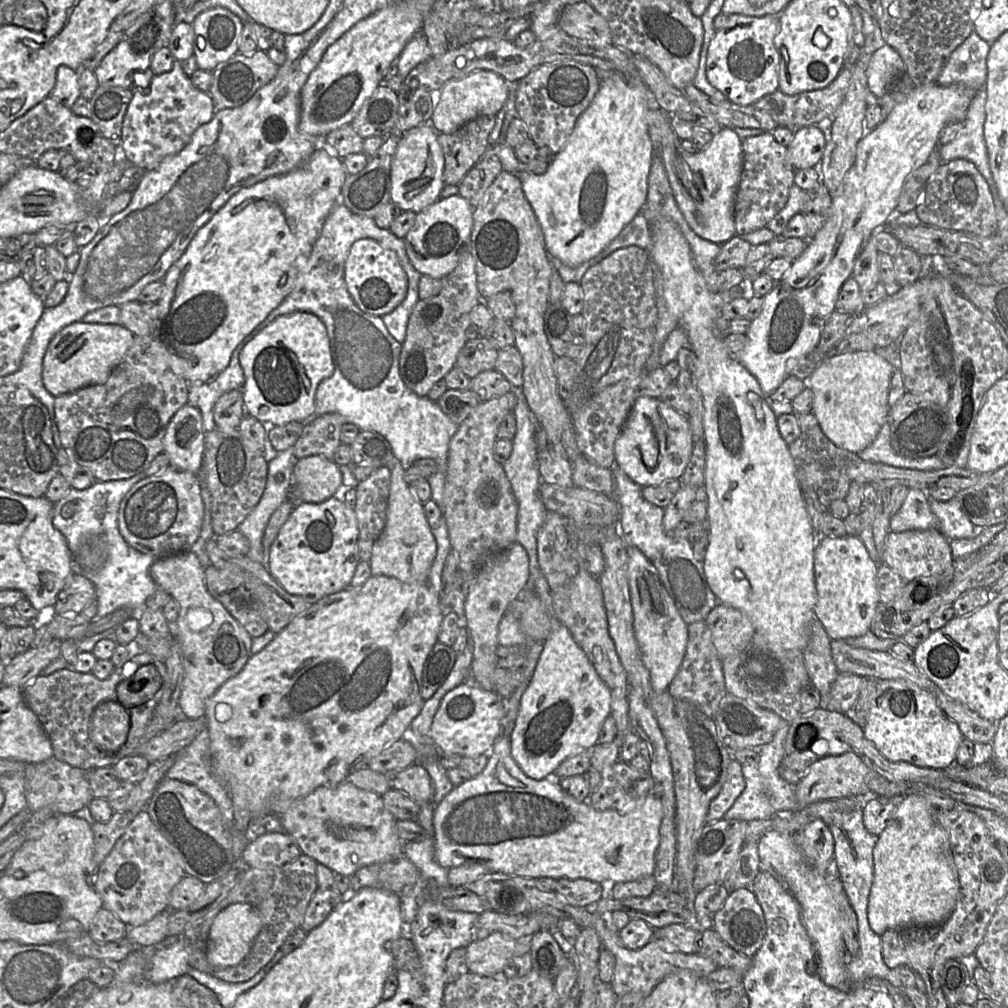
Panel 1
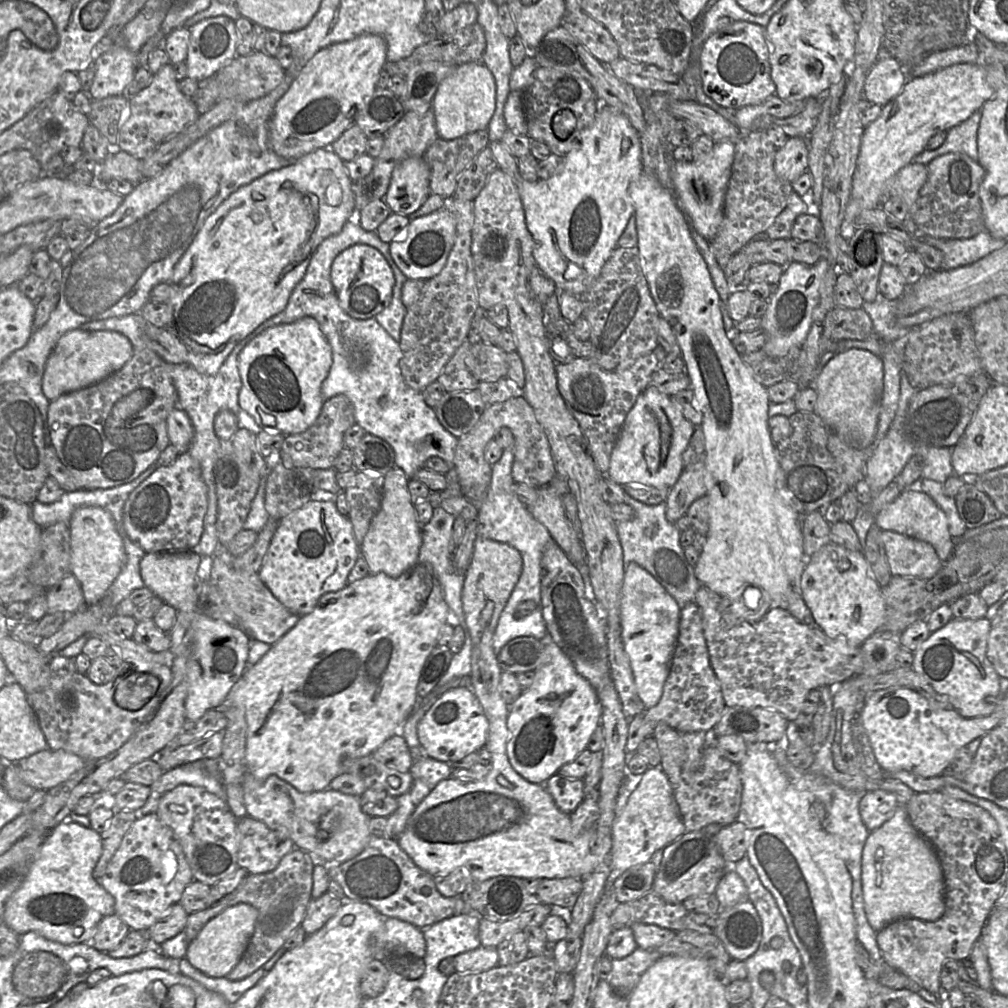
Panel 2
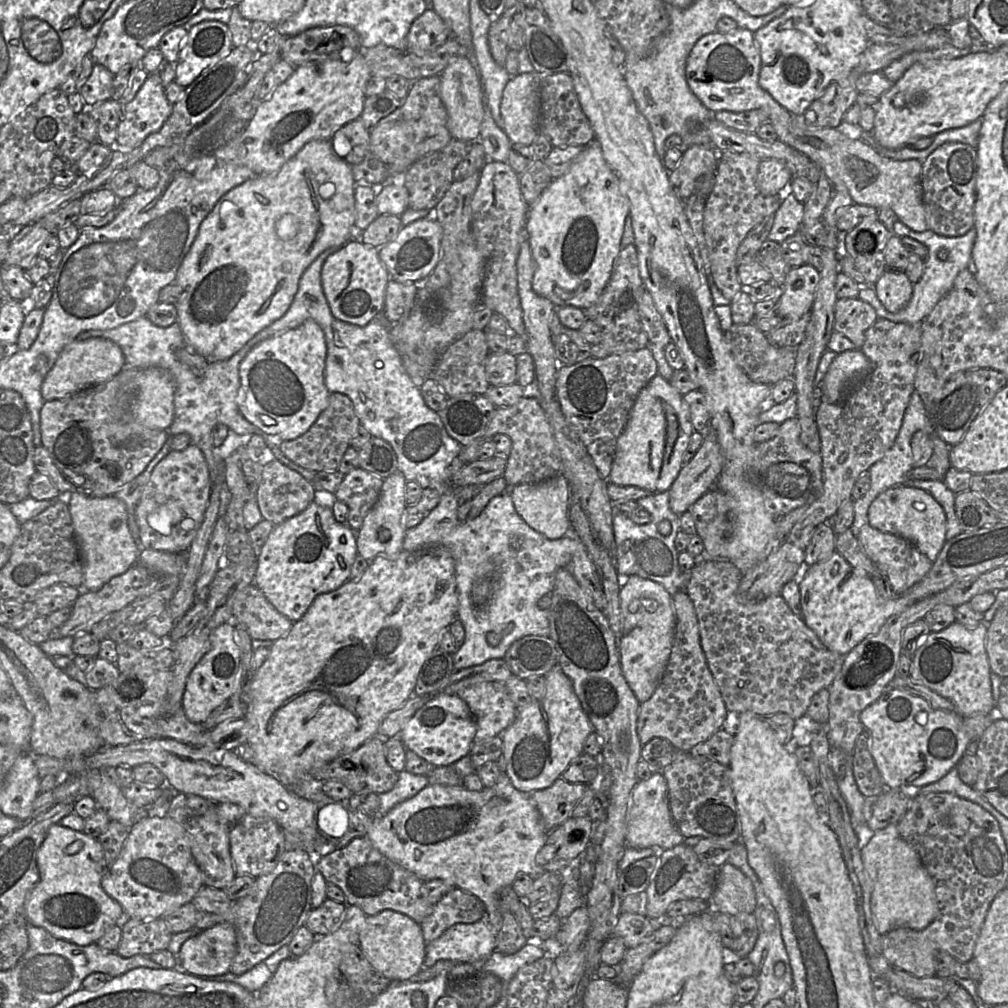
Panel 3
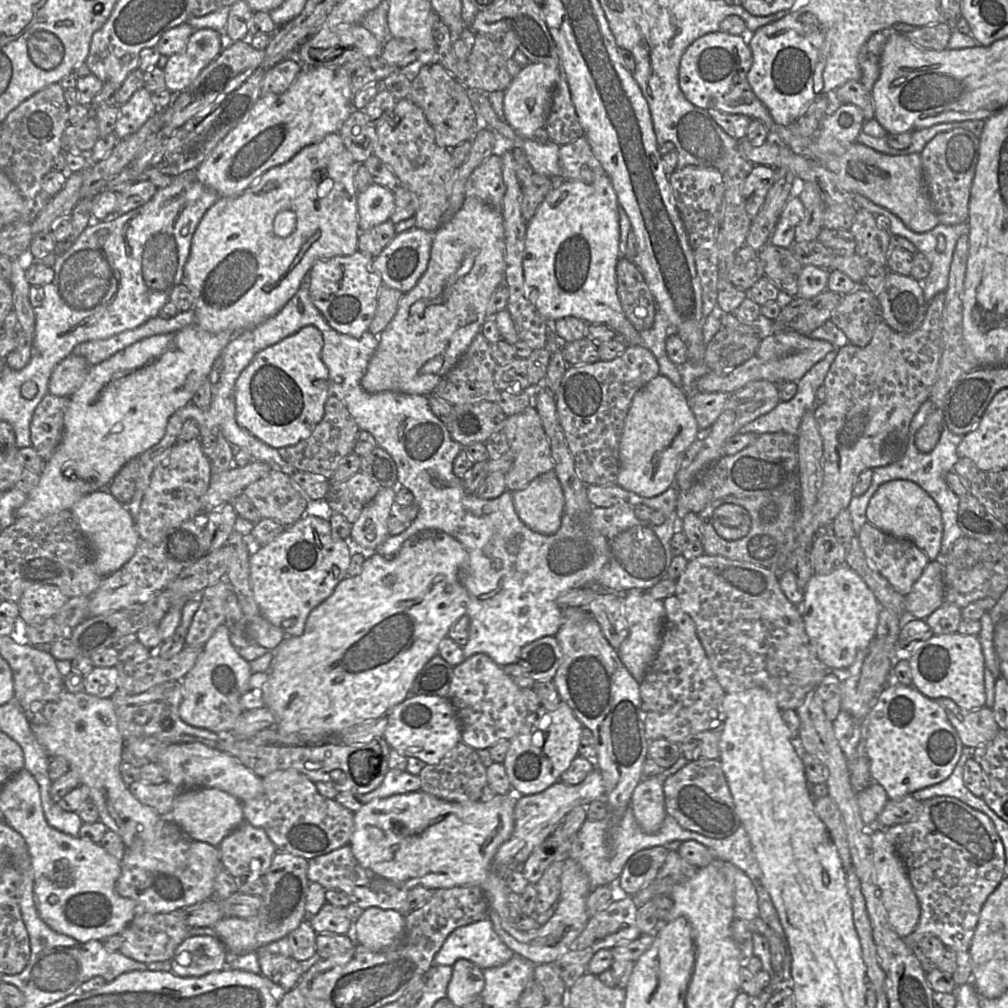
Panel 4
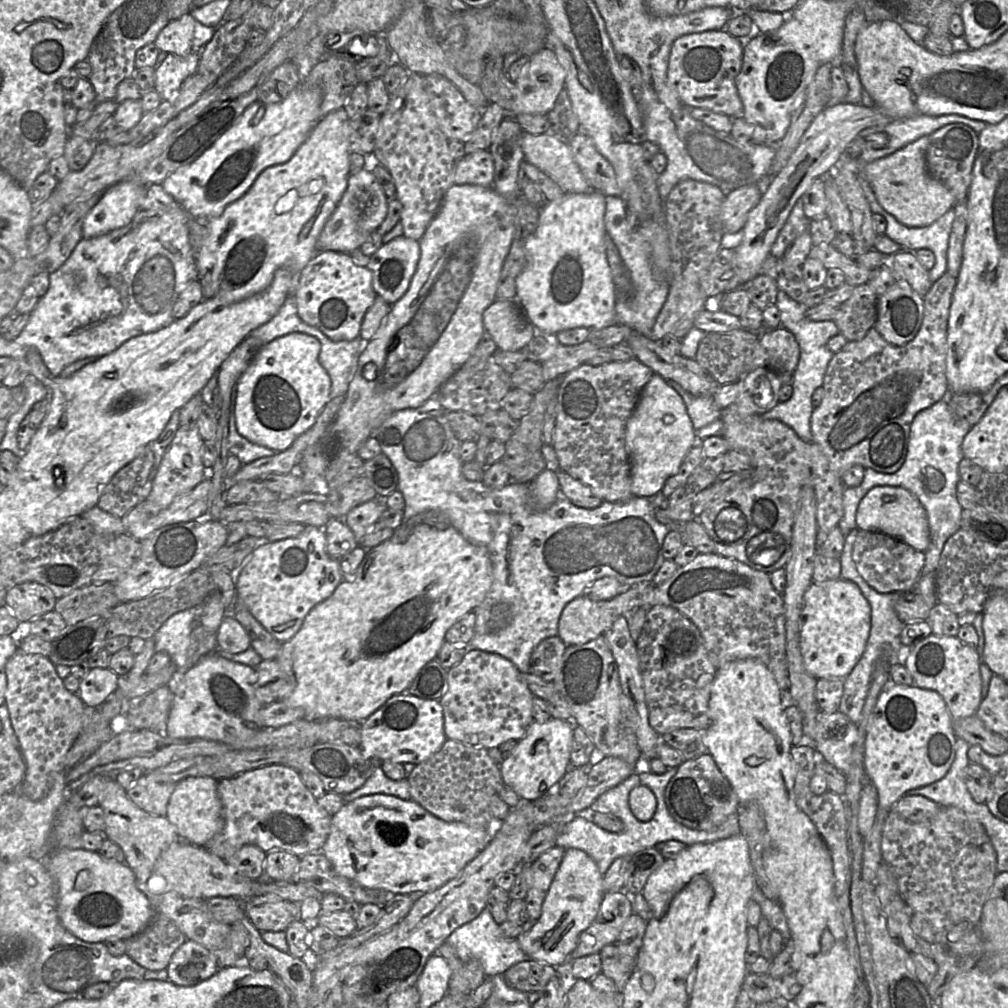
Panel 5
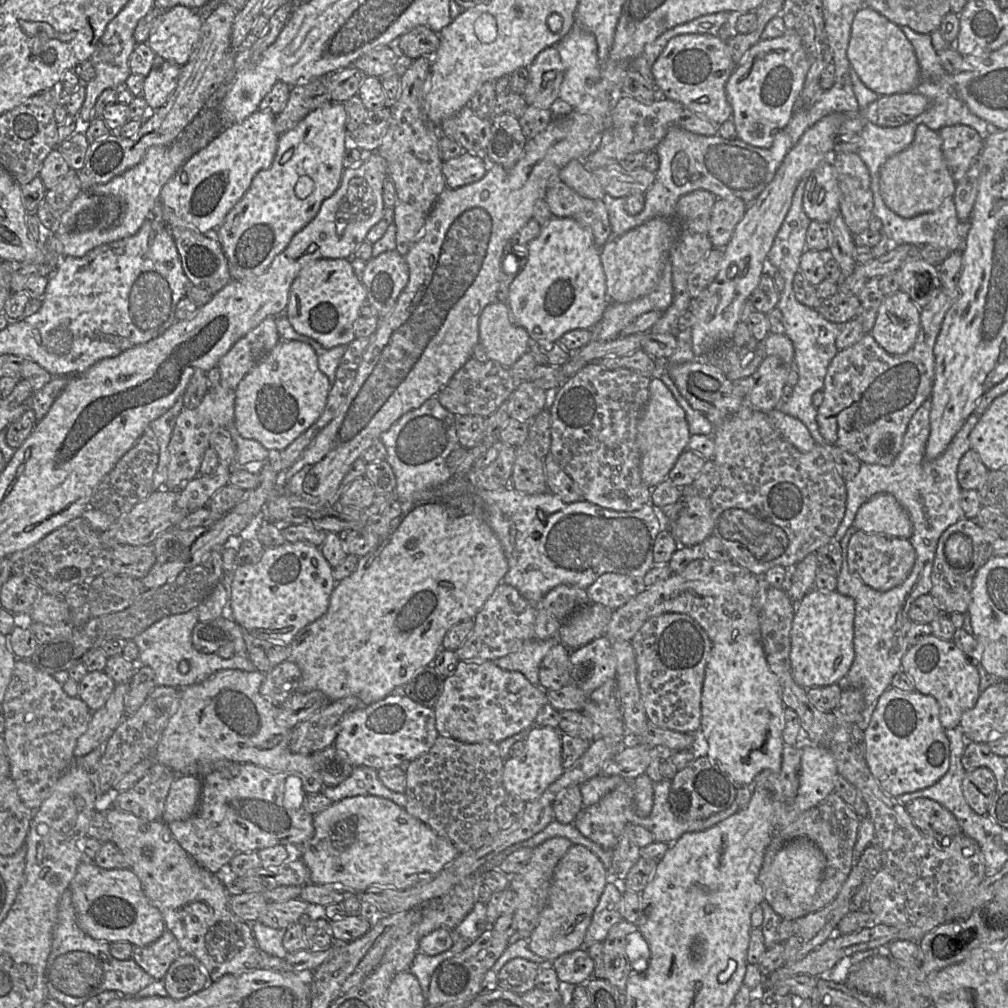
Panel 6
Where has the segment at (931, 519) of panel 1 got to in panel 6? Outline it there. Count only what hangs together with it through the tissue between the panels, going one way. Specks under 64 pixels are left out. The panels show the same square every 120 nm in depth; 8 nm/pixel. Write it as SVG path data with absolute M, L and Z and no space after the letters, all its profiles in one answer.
M889 493L871 497L858 509L853 526L858 531L908 539L913 525L909 514Z

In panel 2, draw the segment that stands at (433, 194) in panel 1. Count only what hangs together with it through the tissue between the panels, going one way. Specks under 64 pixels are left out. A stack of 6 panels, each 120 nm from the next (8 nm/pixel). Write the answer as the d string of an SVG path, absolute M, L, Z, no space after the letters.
M410 157L399 162L384 196L393 213L409 216L430 196L430 169L423 157Z

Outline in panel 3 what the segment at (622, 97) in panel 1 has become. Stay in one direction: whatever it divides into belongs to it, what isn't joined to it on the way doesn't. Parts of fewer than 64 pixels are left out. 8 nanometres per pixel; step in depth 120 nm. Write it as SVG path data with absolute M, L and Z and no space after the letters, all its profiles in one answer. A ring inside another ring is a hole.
M487 108L481 126L479 141L483 145L488 159L498 162L507 162L511 141L505 131L499 128ZM593 140L561 177L553 179L538 200L529 207L526 223L536 270L532 288L556 307L575 306L583 310L592 306L609 282L614 263L621 251L625 220L630 201L621 191L619 178L604 159L601 146Z

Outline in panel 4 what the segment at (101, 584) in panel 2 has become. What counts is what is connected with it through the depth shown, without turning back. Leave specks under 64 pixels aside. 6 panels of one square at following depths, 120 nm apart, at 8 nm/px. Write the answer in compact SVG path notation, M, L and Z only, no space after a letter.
M99 490L81 497L70 510L86 536L92 553L96 573L102 578L113 574L134 555L140 537L135 521L127 507L107 490Z

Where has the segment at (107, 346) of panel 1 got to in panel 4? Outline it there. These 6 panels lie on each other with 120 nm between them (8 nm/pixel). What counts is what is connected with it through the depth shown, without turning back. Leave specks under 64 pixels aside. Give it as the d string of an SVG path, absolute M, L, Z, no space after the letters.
M68 355L53 370L48 385L49 393L70 397L83 384L90 367L84 357Z

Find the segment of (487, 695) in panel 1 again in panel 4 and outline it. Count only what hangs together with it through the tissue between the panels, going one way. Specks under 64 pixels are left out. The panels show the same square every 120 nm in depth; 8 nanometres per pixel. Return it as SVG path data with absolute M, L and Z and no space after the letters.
M410 695L403 702L393 707L386 715L388 723L383 739L389 746L406 758L417 758L428 765L438 764L450 751L461 742L460 723L454 707L447 697Z

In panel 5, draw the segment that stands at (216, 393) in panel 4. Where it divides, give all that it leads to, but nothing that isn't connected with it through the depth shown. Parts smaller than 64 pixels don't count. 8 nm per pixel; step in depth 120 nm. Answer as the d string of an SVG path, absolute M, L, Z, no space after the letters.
M236 387L231 396L231 412L229 418L229 452L235 455L242 465L251 463L257 459L266 456L272 456L276 453L273 449L253 443L241 436L236 427L235 418L235 403L236 403Z

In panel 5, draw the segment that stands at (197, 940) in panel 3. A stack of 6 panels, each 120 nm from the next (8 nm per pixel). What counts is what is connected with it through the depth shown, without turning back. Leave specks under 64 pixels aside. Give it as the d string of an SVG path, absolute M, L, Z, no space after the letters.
M186 940L173 954L167 967L168 981L182 986L195 986L218 970L215 956L203 945Z

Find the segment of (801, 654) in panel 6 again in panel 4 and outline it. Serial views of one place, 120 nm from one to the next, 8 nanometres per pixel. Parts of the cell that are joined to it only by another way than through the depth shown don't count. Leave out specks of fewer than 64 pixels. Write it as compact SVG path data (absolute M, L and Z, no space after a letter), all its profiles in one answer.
M847 565L826 575L814 573L803 590L803 600L798 609L817 657L829 670L846 670L854 662L857 653L868 647L876 636L880 604L864 580Z

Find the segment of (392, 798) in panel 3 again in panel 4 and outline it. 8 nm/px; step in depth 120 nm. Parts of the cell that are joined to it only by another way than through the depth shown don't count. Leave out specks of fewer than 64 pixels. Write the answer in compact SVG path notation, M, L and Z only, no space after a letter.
M390 769L381 785L367 793L360 796L362 804L369 803L375 799L387 798L397 794L408 794L418 792L421 790L421 781L419 776L412 775L406 770L392 770Z

